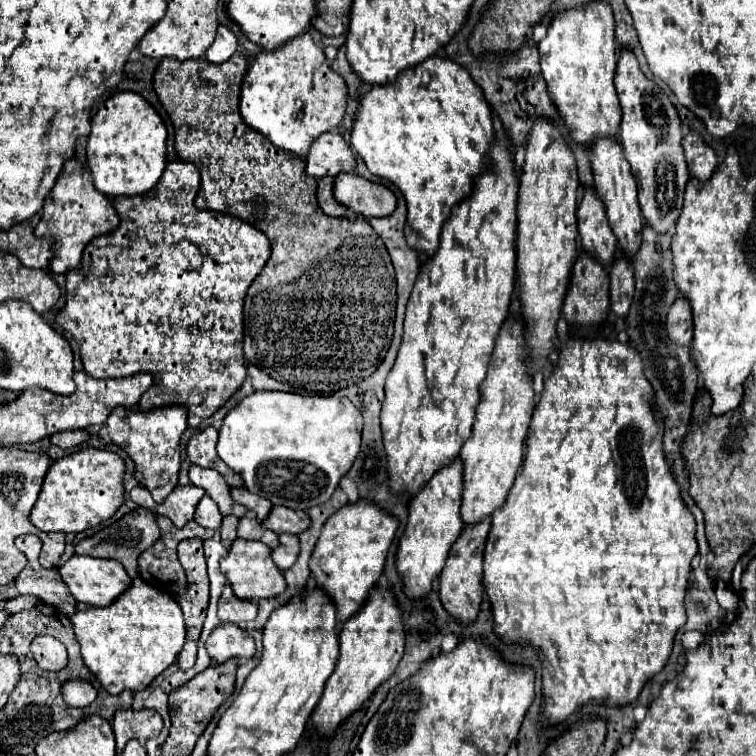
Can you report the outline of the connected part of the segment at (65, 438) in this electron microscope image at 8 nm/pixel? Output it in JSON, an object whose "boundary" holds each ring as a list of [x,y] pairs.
{"boundary":[[[76,430],[76,432],[58,432],[54,436],[50,436],[50,442],[60,446],[60,448],[74,448],[80,446],[84,440],[88,440],[88,432],[86,430]]]}

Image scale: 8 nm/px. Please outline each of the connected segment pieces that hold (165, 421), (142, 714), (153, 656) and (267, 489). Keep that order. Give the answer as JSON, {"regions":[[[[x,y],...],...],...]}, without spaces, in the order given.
{"regions":[[[[168,406],[156,410],[126,410],[116,408],[108,420],[106,428],[114,444],[118,444],[136,464],[136,480],[152,492],[156,502],[164,502],[164,498],[178,486],[178,470],[180,470],[180,436],[186,430],[186,406]]],[[[118,710],[114,716],[114,734],[116,734],[116,754],[124,750],[124,744],[132,738],[146,742],[160,734],[162,730],[162,718],[156,714],[156,710]]],[[[134,578],[130,588],[106,608],[86,608],[70,616],[84,664],[96,674],[108,694],[144,690],[158,674],[176,662],[186,636],[186,624],[176,598]]],[[[258,390],[236,404],[224,418],[218,440],[218,456],[242,476],[244,486],[272,504],[282,504],[294,510],[310,510],[324,504],[336,490],[340,478],[352,468],[362,438],[362,414],[348,400],[338,396],[300,396],[280,390]]]]}

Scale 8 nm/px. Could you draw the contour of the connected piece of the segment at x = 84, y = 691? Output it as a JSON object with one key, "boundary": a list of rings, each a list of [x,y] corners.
{"boundary":[[[72,678],[68,682],[64,682],[64,690],[62,690],[62,698],[70,704],[92,704],[96,698],[96,688],[82,680],[82,678]]]}

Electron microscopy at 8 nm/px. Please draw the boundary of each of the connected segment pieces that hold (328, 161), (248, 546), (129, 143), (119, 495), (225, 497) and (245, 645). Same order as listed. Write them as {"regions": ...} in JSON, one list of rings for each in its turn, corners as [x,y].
{"regions":[[[[326,132],[310,148],[306,158],[306,172],[312,178],[338,176],[340,172],[352,172],[356,168],[356,158],[350,146],[344,142],[342,134]]],[[[236,538],[228,556],[222,558],[220,566],[222,572],[226,574],[228,582],[232,584],[232,590],[238,598],[244,600],[262,600],[262,598],[274,598],[286,590],[286,580],[284,574],[278,570],[278,566],[272,562],[272,550],[264,546],[262,542],[252,542],[252,540],[240,540]]],[[[136,92],[110,96],[92,118],[86,162],[96,190],[106,196],[136,196],[148,192],[166,168],[166,126],[160,114]]],[[[84,448],[56,460],[44,478],[30,522],[42,532],[82,532],[112,518],[124,502],[124,474],[124,460],[108,450]]],[[[192,466],[190,468],[190,482],[204,488],[206,494],[218,504],[222,516],[234,514],[238,518],[242,518],[248,508],[242,504],[236,504],[230,496],[230,486],[224,482],[224,478],[214,470],[214,468],[200,468],[200,466]]],[[[218,624],[206,640],[206,650],[212,662],[222,664],[228,658],[252,658],[256,654],[254,638],[238,624]]]]}

